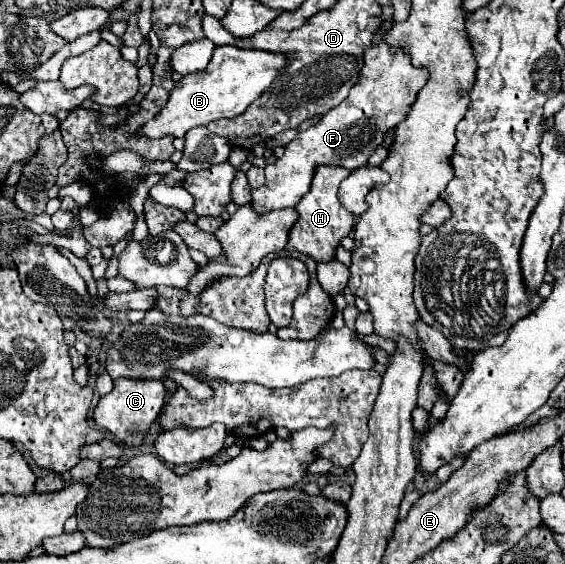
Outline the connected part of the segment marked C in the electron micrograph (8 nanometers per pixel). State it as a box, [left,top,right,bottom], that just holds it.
[93,378,167,446]

